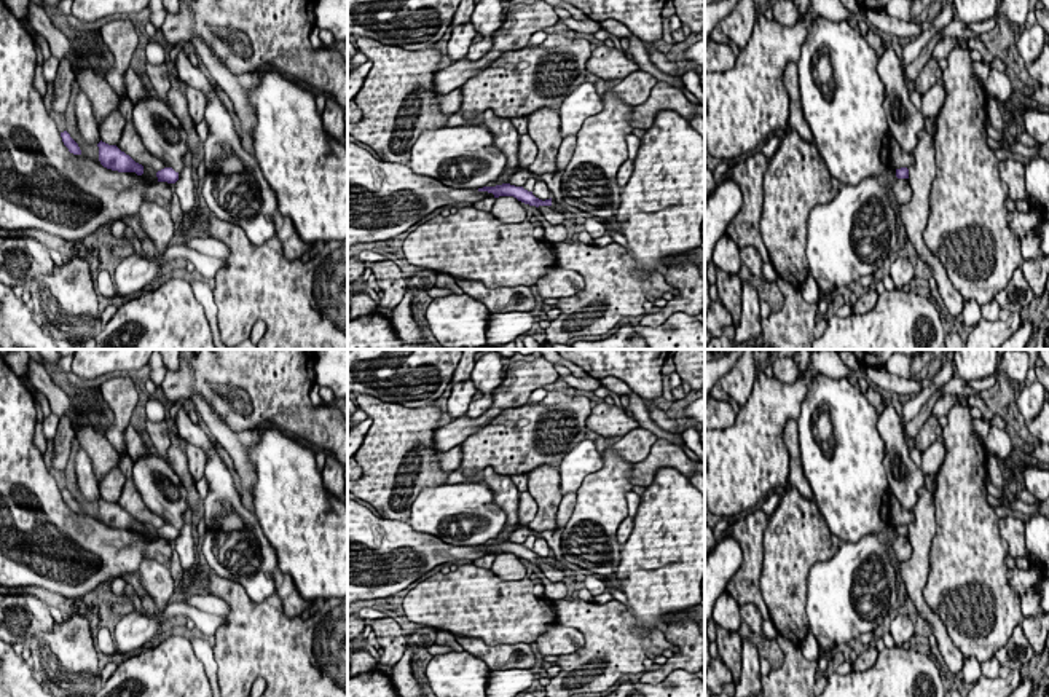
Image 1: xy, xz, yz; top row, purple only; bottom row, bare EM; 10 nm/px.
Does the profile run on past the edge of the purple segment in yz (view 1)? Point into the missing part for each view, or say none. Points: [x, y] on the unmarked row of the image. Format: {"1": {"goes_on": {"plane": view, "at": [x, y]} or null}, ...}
{"1": {"goes_on": null}}

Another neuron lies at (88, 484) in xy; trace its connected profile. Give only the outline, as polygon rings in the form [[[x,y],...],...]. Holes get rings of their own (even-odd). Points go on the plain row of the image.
[[[80,447],[75,456],[75,472],[81,493],[88,501],[99,501],[100,491],[97,478],[92,472],[92,463],[84,450]]]

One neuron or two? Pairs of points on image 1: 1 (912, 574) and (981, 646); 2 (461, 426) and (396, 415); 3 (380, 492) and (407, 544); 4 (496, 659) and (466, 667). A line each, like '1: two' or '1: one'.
1: two
2: two
3: two
4: two

